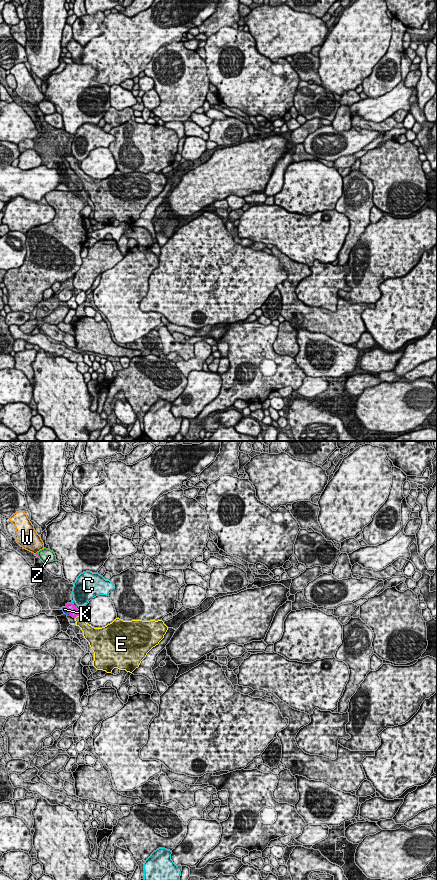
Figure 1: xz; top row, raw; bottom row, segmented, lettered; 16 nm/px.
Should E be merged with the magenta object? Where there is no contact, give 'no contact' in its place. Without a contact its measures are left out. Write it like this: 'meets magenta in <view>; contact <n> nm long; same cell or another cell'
meets magenta in xz; contact 100 nm long; same cell

